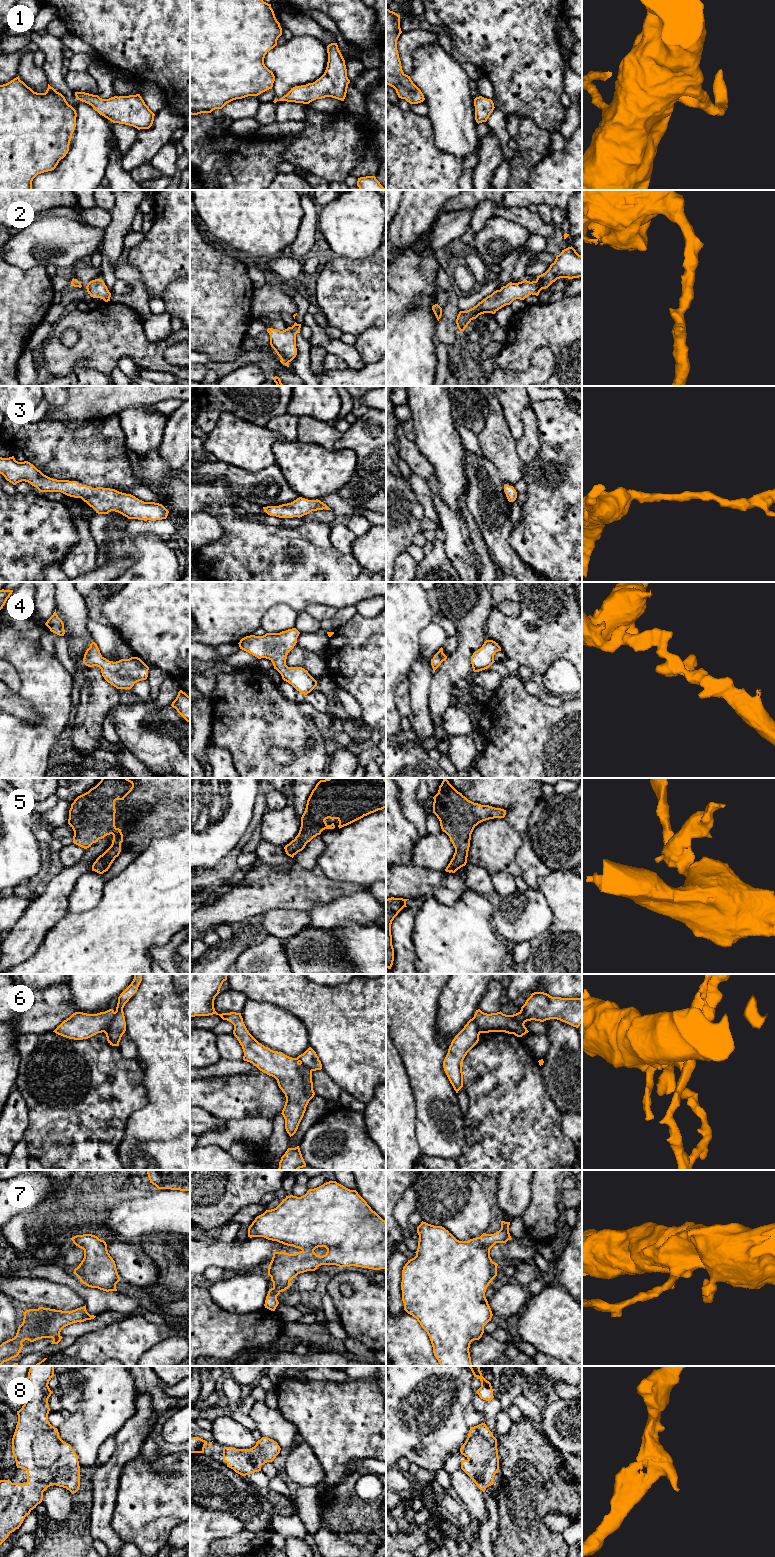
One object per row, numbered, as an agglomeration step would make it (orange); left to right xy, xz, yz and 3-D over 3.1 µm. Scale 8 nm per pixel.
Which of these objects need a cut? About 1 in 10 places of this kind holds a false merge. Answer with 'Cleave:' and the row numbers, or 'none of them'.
Cleave: 6

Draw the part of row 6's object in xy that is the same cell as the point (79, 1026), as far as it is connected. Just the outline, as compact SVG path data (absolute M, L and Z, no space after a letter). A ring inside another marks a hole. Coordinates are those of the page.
M113 1009L97 1014L75 1012L53 1032L69 1039L88 1039L98 1033L105 1032L114 1016Z

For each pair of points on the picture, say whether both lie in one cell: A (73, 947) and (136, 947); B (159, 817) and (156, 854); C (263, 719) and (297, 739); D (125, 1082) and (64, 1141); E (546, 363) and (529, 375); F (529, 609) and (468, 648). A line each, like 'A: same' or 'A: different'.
A: same
B: different
C: same
D: same
E: same
F: different

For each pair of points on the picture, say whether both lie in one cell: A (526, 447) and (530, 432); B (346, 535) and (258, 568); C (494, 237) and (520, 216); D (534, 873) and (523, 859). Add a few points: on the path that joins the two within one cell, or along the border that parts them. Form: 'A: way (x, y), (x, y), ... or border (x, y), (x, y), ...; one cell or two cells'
A: way (529, 443), (530, 436); one cell
B: border (331, 526), (330, 542), (341, 552), (351, 554); two cells
C: border (492, 215), (513, 220), (521, 224), (530, 233); two cells
D: way (532, 870), (526, 862); one cell

